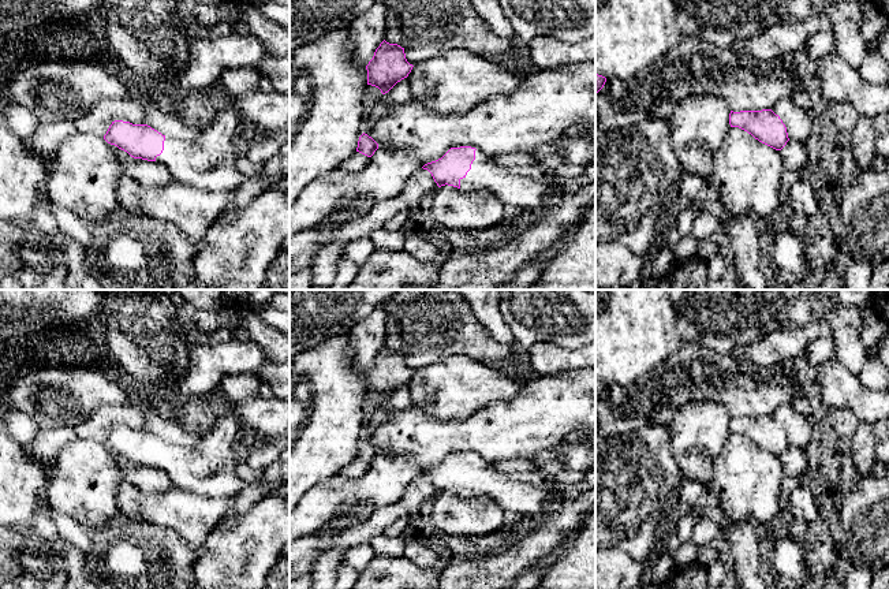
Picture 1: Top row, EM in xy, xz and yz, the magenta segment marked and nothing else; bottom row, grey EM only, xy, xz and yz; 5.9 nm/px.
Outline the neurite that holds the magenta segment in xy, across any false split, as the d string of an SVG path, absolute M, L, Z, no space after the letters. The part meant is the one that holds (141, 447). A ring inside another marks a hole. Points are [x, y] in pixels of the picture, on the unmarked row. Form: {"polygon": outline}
{"polygon": "M225 411L214 430L201 439L197 451L165 443L147 430L123 426L112 428L104 446L134 465L163 470L173 487L205 497L235 497L246 487L236 473L239 440L244 433L238 415Z"}

